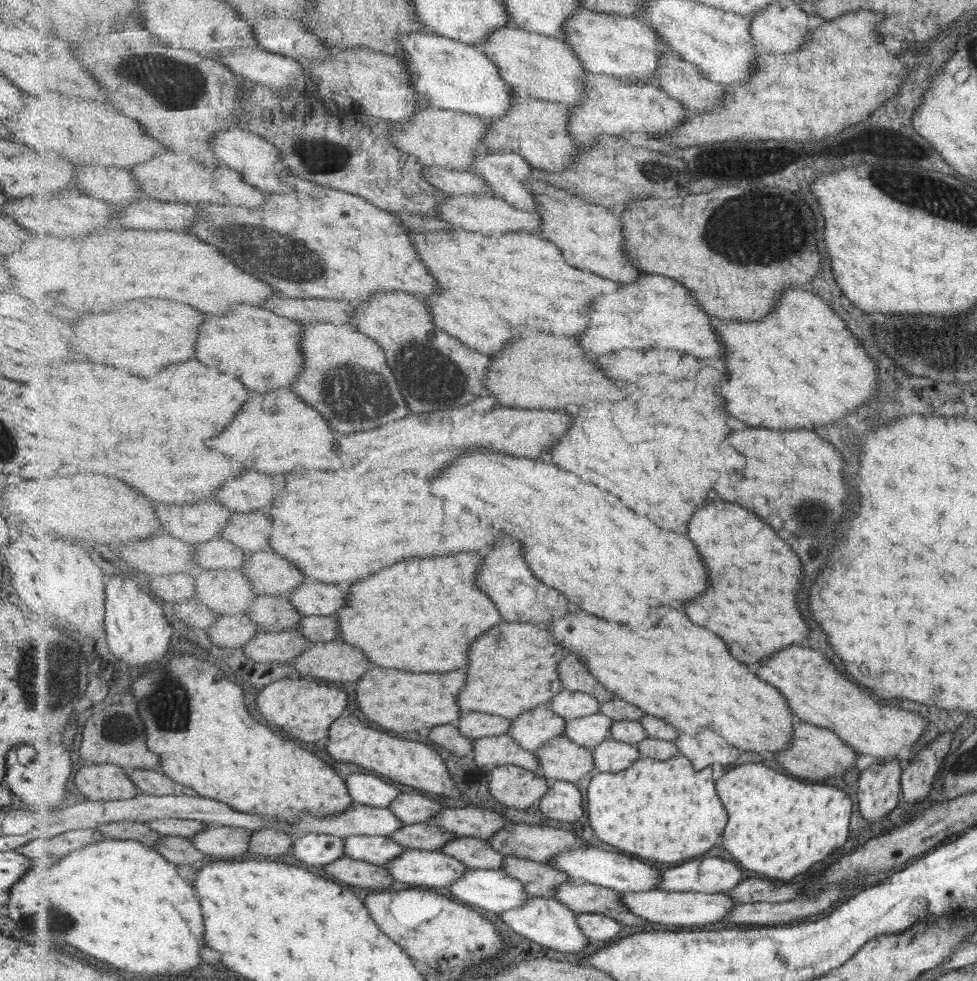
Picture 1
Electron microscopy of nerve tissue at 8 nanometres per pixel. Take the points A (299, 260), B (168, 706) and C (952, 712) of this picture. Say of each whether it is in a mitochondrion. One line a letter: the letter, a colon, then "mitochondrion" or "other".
A: mitochondrion
B: mitochondrion
C: other

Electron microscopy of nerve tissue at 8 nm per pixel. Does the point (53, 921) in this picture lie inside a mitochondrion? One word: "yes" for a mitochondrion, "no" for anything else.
yes

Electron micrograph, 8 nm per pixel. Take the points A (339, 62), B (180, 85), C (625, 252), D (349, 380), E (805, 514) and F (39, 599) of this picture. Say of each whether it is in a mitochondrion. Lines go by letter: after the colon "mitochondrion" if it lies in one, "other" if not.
A: other
B: mitochondrion
C: other
D: mitochondrion
E: mitochondrion
F: other

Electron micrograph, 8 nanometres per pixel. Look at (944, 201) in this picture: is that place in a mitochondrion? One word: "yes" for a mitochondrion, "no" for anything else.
yes

